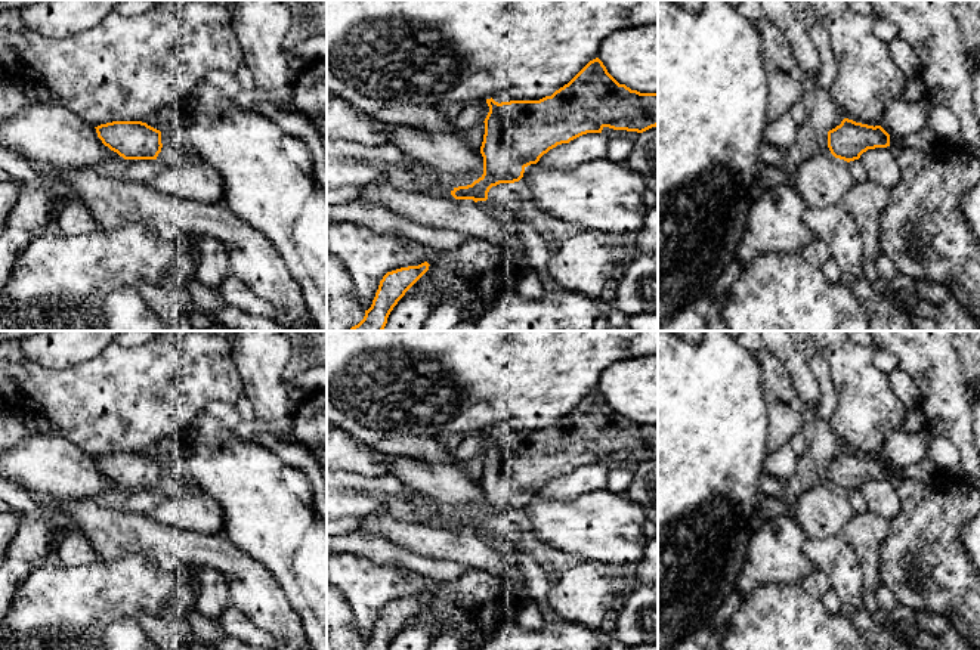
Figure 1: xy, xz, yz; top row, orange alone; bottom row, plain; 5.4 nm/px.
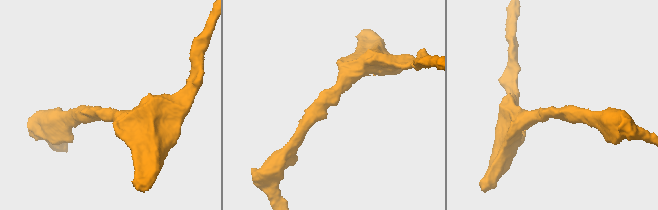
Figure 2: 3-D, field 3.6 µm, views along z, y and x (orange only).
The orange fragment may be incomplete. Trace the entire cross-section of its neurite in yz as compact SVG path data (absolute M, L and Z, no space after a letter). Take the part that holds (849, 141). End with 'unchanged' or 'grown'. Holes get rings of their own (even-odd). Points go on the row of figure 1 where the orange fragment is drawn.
M844 118L828 131L828 148L835 158L847 162L859 160L863 152L890 146L890 134L881 126L868 126Z | unchanged

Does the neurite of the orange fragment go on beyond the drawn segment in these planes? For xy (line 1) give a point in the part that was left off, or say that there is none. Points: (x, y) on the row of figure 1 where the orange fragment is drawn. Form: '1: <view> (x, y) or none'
1: none

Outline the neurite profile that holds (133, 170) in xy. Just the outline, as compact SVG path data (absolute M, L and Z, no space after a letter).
M139 160L139 161L124 164L123 168L118 170L118 174L124 180L132 182L132 180L145 177L145 176L155 177L160 173L163 173L166 168L167 168L167 165L164 165L163 162L160 162L157 160Z

